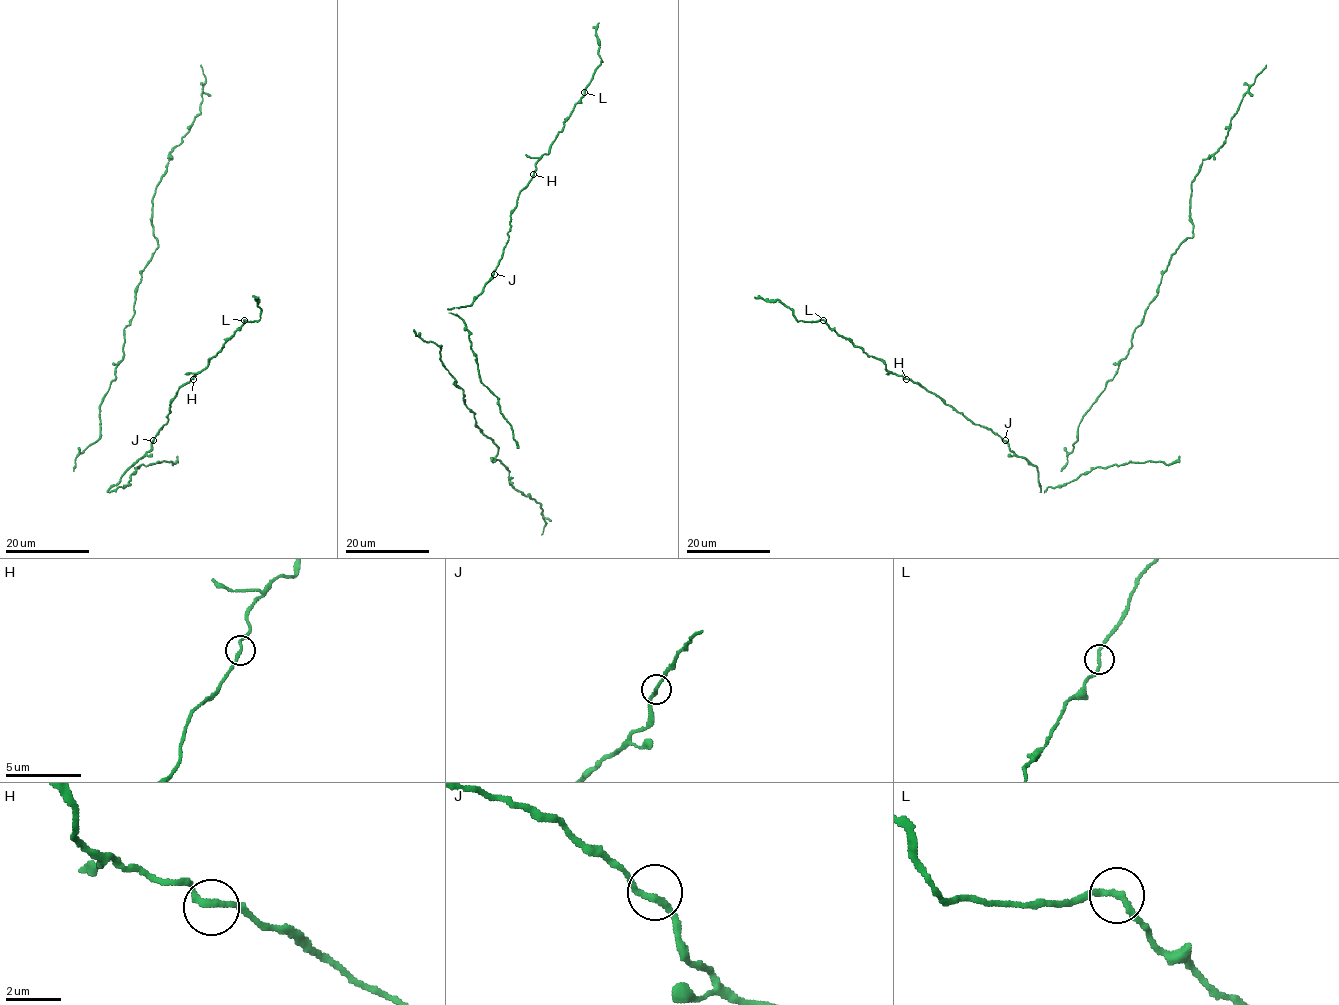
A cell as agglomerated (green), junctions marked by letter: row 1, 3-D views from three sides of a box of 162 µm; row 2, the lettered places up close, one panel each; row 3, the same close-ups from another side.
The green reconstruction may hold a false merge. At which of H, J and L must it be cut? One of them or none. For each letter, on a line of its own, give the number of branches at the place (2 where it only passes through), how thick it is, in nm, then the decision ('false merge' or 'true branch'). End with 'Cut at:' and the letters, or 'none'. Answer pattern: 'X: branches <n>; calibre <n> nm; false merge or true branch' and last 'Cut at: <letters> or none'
H: branches 2; calibre 220 nm; true branch
J: branches 2; calibre 220 nm; true branch
L: branches 2; calibre 220 nm; true branch
Cut at: none

